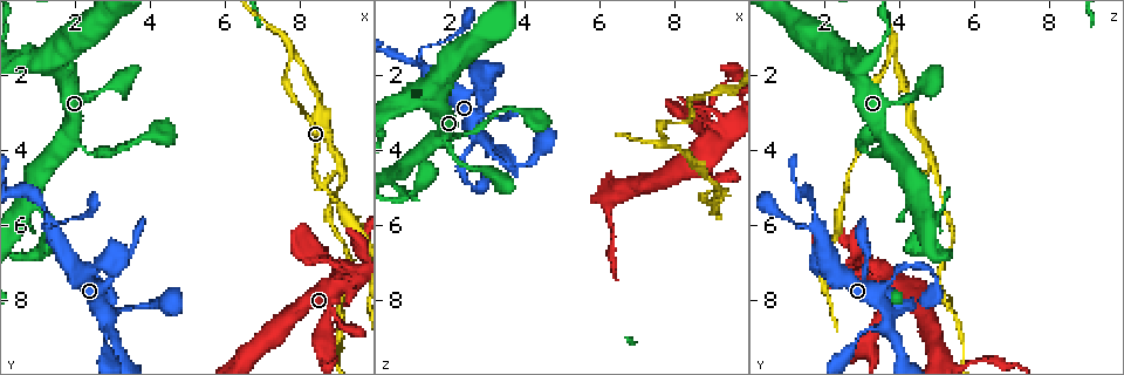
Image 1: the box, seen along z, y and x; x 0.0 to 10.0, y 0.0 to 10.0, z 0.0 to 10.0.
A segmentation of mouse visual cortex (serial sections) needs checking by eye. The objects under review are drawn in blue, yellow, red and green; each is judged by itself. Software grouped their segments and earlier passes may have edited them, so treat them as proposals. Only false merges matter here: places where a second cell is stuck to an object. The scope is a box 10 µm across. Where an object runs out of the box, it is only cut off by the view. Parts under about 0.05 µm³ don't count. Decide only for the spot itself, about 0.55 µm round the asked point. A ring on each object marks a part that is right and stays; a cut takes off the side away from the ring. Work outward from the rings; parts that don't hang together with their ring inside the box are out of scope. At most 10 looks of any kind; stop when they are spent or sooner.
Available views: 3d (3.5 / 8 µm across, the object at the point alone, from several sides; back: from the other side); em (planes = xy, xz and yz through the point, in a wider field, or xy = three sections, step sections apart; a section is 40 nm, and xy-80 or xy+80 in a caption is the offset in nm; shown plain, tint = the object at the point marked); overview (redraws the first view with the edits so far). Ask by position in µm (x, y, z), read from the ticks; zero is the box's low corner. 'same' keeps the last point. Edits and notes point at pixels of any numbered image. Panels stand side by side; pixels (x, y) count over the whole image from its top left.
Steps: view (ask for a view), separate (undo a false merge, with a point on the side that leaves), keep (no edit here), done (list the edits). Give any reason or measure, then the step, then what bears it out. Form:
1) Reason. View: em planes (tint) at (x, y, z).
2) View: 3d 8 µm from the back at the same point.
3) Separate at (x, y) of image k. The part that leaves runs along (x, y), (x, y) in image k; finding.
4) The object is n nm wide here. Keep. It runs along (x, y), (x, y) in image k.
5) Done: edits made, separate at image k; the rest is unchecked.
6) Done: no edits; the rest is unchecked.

Side arm on a straight run. View: 3d 3.5 µm at (1.40, 6.00, 1.85).

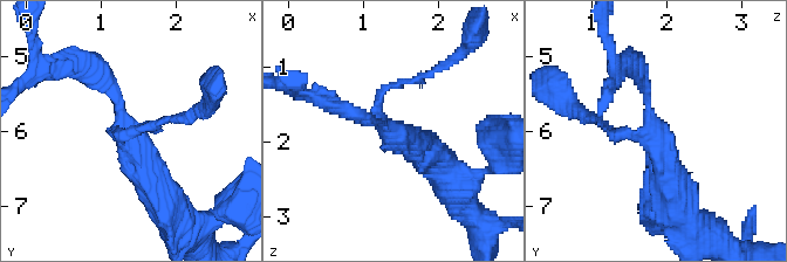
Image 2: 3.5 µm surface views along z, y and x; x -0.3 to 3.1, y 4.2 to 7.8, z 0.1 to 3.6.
3 arms meet here; the arms are 100, 150, 450 nm wide; now the EM. View: em xy step 5 (tint) at (1.35, 6.00, 1.85).

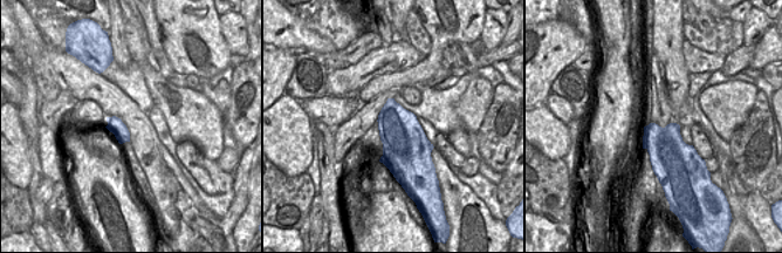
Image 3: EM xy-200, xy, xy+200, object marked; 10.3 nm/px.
Keep. It runs along (161, 197), (114, 92), (89, 68) in image 2; one cell here.

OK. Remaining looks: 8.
Four arms meet. View: 3d 3.5 µm at (2.90, 8.40, 3.70).

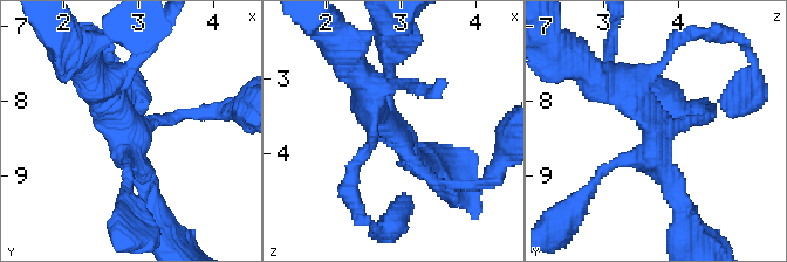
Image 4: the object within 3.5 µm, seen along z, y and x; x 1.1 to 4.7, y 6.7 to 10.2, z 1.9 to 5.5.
4 arms meet here; the arms are 150, 200, 350, 400 nm wide; now the EM. View: em xy step 1 (tint) at (2.90, 8.35, 3.75).

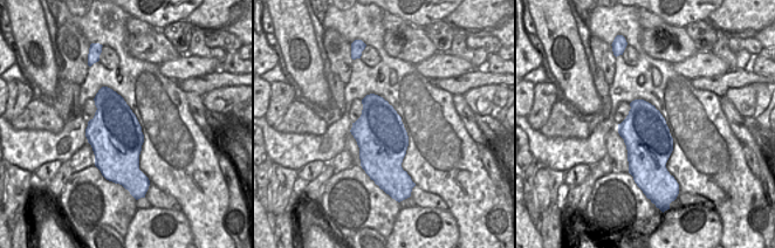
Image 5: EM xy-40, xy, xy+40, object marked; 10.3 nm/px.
View: em xy step 3 (tint) at the same point.

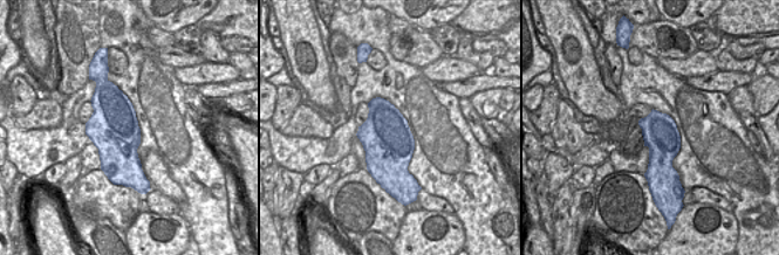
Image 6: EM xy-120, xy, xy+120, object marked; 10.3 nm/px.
The object is 500 nm wide here. Keep. It runs along (354, 70), (408, 158), (444, 181) in image 4; one cell here.

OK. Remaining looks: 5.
Thin arm on a thick one. View: 3d 8 µm at (9.35, 7.20, 3.30).

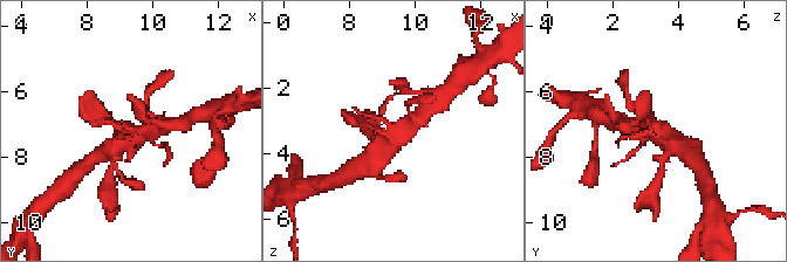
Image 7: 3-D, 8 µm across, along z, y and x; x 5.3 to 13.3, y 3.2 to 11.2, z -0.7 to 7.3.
Closer look. View: 3d 3.5 µm at the same point.

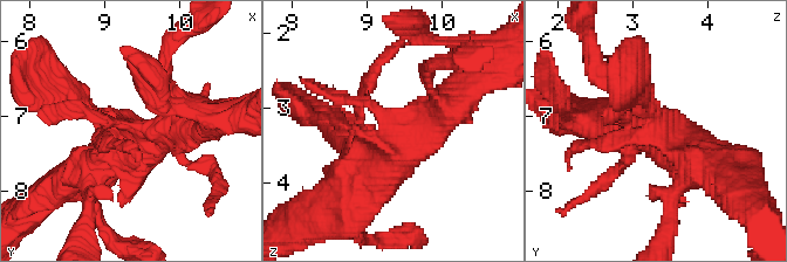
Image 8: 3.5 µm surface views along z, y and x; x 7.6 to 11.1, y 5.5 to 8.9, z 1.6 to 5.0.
View: em xy step 3 (tint) at (9.35, 7.15, 3.30).

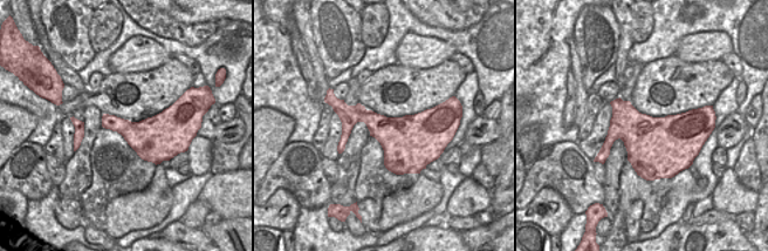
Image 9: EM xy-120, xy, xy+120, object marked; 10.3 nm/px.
The object is 480 nm wide here. Keep. It runs along (353, 191), (439, 116), (439, 97) in image 8; continuous, no second cell.

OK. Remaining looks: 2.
Side arm on a straight run. View: 3d 3.5 µm at (7.70, 1.35, 3.75).

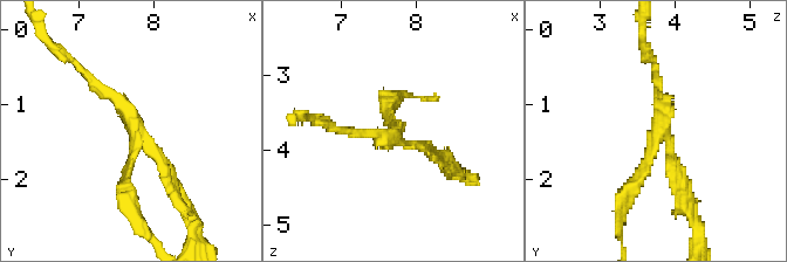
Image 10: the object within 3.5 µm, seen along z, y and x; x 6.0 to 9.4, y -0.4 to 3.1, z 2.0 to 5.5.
3 arms meet here; the arms are 150, 150, 200 nm wide; need the tissue. View: em xy step 2 (tint) at (7.75, 1.40, 3.85).

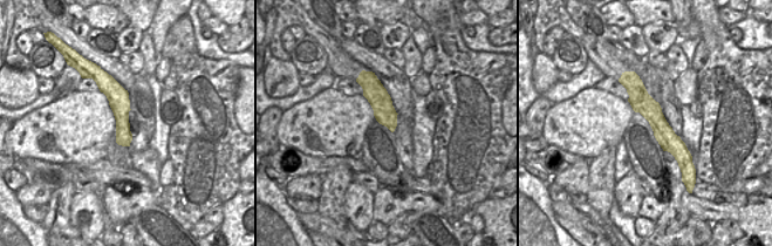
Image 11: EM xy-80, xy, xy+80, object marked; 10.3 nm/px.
The object is 220 nm wide here. Keep. It runs along (624, 81), (682, 162) in image 11; all the same cell.

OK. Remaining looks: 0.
Done: no edits; the rest is unchecked.

